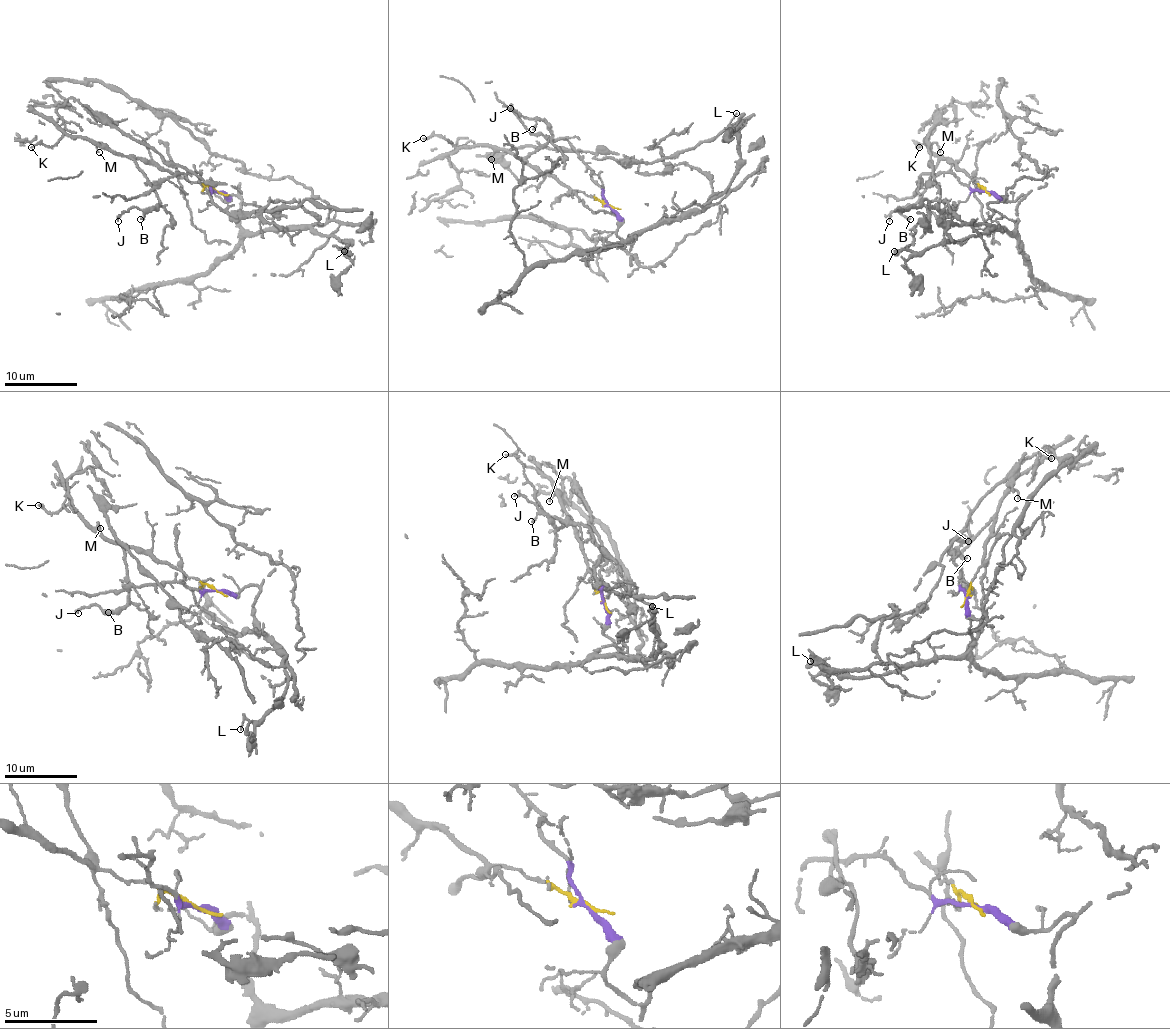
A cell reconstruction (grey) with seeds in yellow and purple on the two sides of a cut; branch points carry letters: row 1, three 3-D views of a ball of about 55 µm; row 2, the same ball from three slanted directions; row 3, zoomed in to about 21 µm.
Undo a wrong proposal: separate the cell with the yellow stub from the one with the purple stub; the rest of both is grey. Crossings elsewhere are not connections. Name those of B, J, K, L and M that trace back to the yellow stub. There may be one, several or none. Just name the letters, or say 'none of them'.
B, J, K, M

